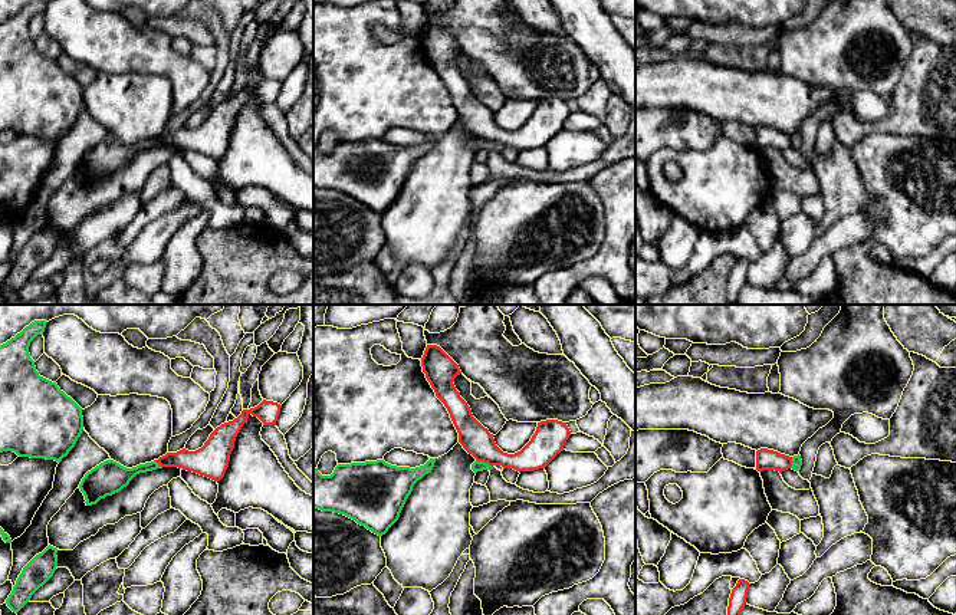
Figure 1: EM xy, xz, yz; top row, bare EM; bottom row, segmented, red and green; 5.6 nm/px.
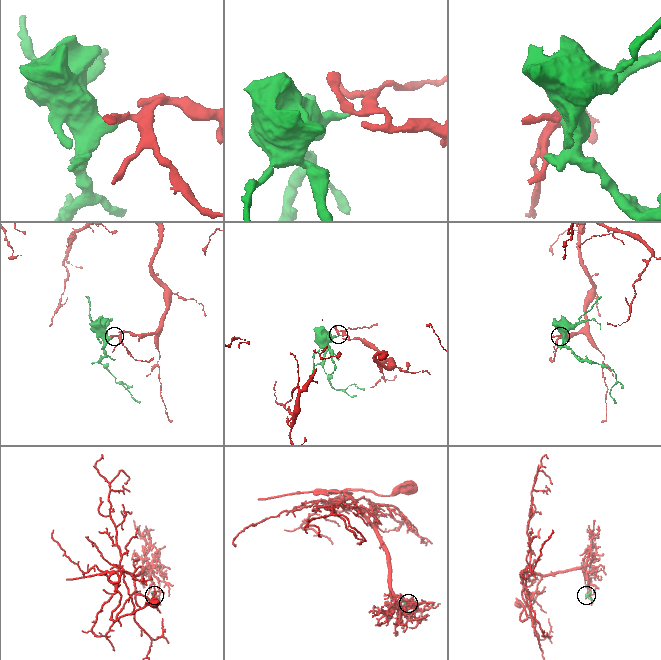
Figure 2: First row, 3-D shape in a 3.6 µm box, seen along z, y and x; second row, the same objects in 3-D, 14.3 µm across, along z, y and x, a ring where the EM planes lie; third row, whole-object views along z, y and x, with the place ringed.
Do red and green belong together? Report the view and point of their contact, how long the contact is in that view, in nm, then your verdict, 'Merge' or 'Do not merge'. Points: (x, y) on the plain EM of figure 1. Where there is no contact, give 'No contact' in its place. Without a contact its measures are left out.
Touches red at xz (483, 138). Shared border 100 nm. Do not merge

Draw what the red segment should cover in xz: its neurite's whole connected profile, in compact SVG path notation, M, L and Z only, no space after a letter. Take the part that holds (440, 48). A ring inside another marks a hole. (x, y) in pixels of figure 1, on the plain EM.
M427 23L421 36L423 50L447 86L459 111L459 121L477 139L502 144L516 149L545 147L561 129L571 114L566 101L546 98L538 101L530 119L518 131L503 131L489 111L472 92L467 80L454 65L454 56L461 52L459 43L437 23Z

